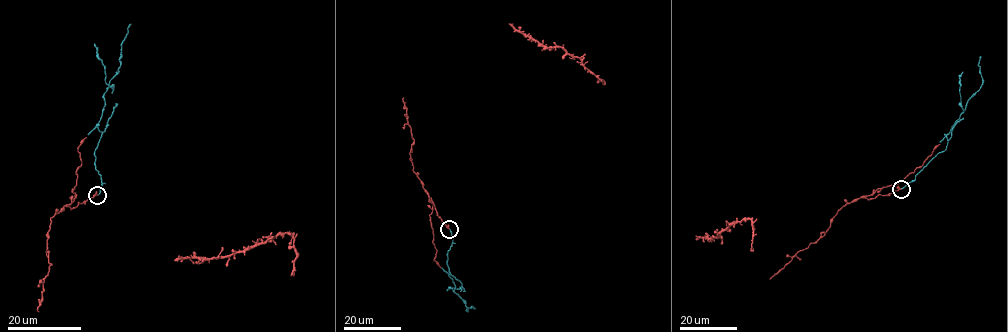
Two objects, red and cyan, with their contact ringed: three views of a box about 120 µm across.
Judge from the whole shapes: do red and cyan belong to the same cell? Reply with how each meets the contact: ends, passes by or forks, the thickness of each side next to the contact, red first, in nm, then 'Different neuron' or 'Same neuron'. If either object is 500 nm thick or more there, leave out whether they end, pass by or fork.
At the ring red passes by. At the ring cyan ends. Thickness 130 nm (red) against 160 nm. Same neuron

